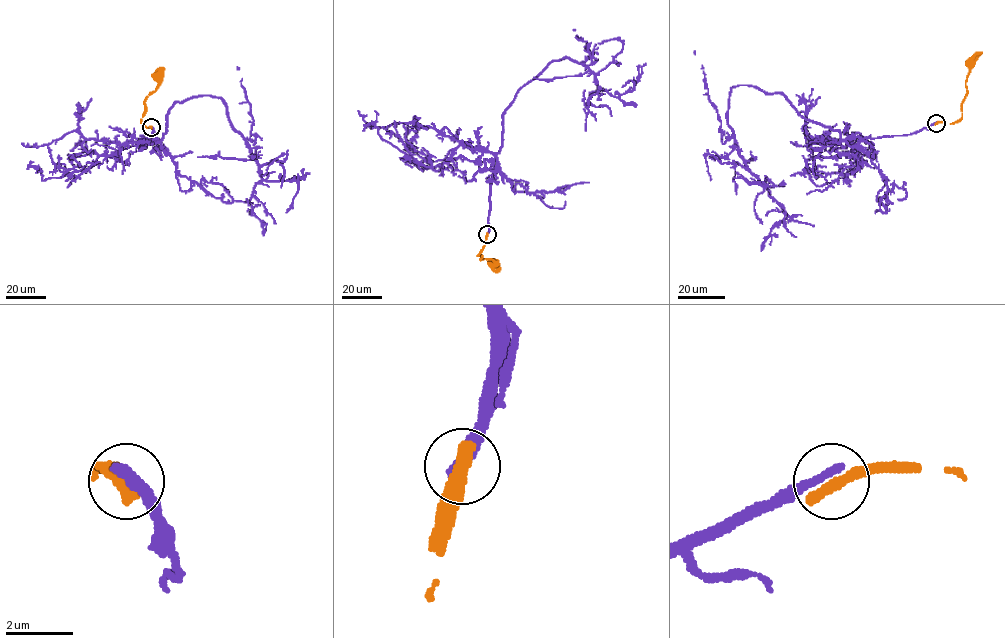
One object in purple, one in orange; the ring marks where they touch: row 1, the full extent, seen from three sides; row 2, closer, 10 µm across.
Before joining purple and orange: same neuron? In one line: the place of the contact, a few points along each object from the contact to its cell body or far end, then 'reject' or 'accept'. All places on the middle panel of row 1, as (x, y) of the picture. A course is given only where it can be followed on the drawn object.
(487, 234) | purple via (487, 233), (502, 115), (516, 93), (566, 57), (582, 63), (615, 96), (632, 91), (634, 82), (622, 87) | orange via (487, 234), (477, 255), (481, 259), (495, 261) | reject

